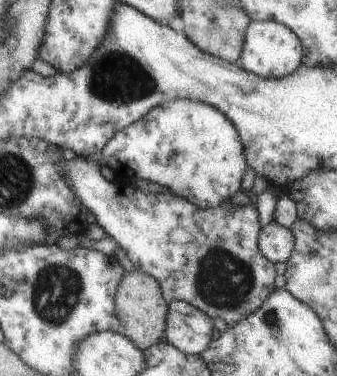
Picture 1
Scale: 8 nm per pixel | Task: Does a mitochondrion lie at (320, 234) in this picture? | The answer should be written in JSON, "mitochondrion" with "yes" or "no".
{"mitochondrion":"no"}

